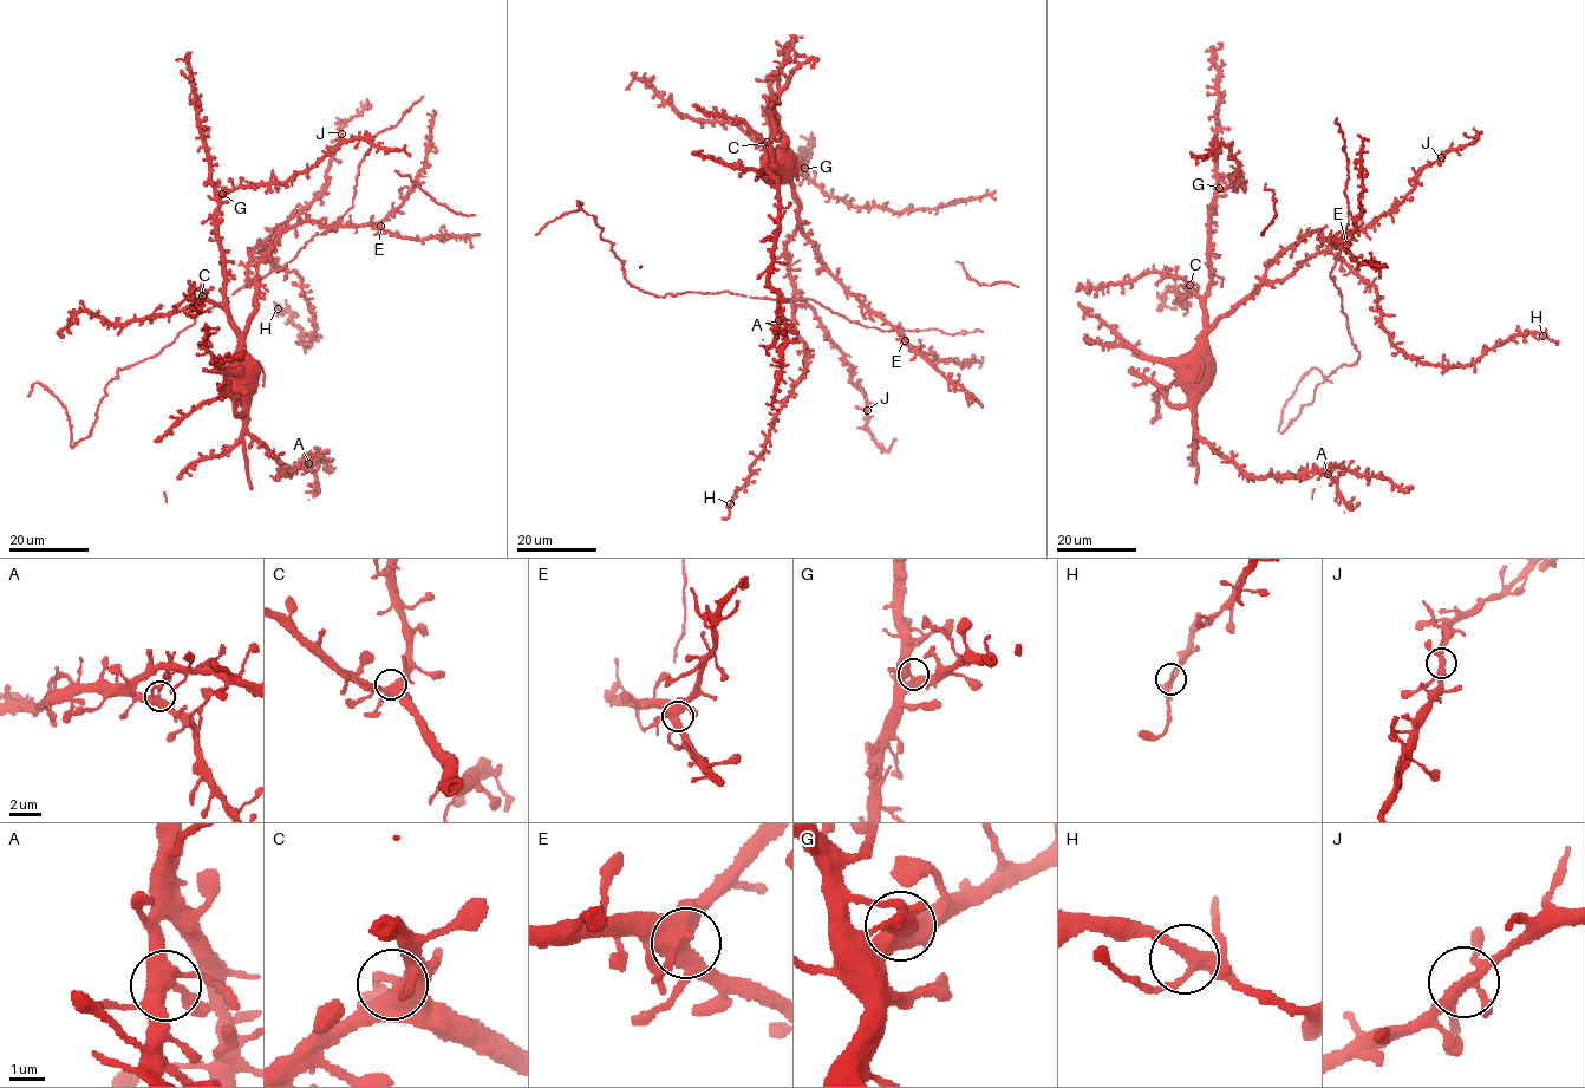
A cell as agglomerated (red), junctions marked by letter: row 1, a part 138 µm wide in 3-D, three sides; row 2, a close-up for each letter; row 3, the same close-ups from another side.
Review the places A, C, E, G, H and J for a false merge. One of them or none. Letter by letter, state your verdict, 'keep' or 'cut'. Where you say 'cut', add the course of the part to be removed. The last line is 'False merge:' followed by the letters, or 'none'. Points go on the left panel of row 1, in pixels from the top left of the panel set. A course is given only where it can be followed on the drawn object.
A: keep
C: keep
E: keep
G: keep
H: keep
J: keep
False merge: none

